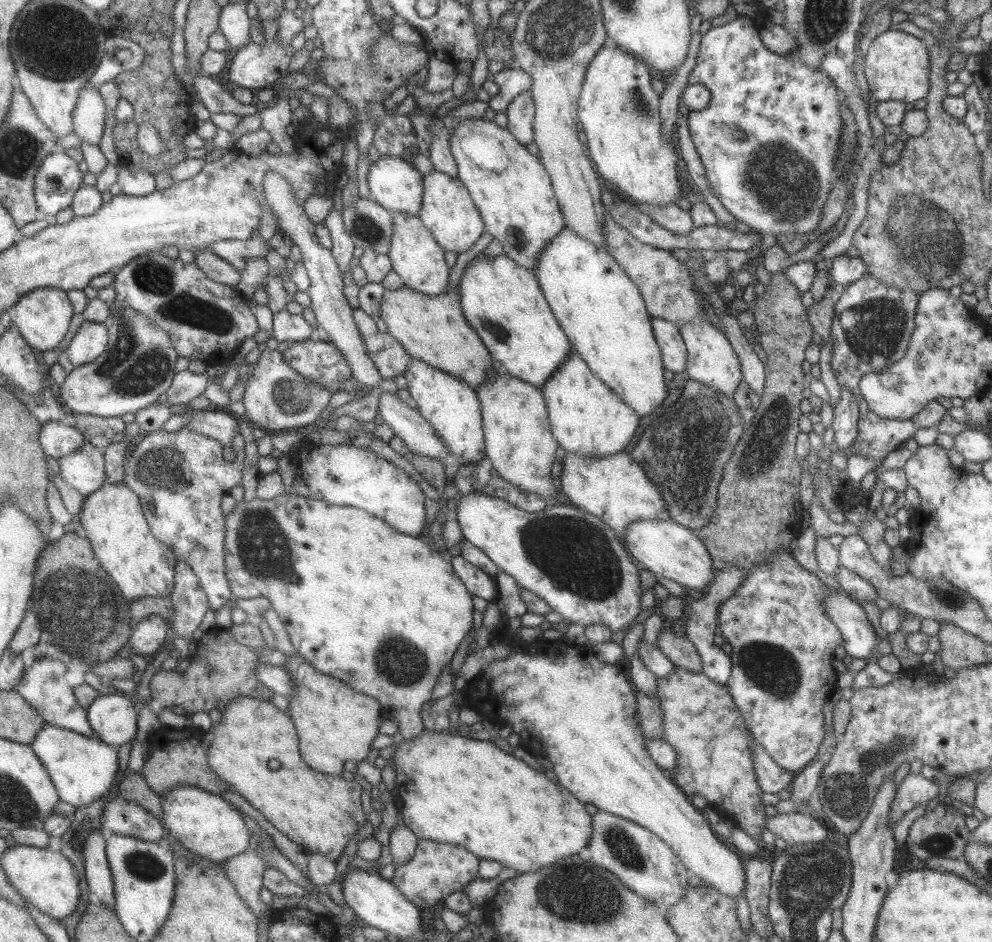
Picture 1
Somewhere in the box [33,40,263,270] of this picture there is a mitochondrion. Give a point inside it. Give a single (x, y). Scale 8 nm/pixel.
(52, 182)

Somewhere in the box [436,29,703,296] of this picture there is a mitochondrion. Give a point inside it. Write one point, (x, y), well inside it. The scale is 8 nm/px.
(637, 101)

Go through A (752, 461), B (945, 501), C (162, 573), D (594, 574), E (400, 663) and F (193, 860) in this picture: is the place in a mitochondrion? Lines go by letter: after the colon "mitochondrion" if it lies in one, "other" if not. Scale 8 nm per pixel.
A: mitochondrion
B: other
C: other
D: mitochondrion
E: mitochondrion
F: other

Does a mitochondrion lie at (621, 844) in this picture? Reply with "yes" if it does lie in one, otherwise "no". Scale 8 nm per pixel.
yes

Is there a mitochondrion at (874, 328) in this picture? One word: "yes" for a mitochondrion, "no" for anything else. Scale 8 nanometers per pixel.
yes

